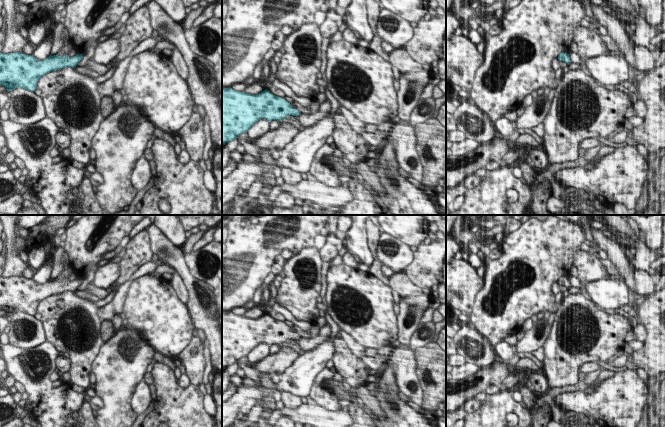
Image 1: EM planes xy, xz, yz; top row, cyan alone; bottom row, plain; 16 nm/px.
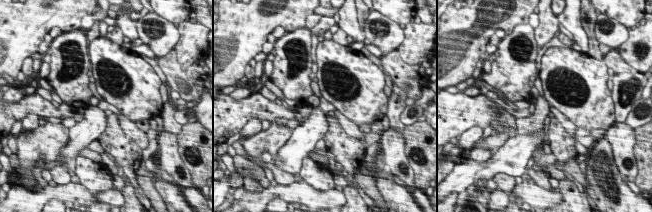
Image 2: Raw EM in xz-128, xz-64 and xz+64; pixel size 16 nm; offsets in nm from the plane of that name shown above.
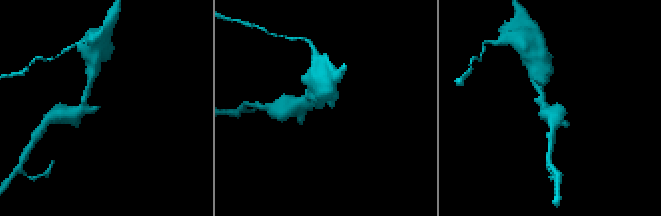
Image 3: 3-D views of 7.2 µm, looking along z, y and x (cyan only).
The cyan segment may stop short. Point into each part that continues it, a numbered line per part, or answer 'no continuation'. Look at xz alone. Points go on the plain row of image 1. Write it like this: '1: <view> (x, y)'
no continuation

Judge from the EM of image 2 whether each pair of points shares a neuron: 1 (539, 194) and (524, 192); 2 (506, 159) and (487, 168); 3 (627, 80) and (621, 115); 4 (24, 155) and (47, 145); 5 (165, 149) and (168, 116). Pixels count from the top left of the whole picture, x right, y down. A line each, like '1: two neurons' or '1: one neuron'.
1: one neuron
2: one neuron
3: one neuron
4: one neuron
5: two neurons

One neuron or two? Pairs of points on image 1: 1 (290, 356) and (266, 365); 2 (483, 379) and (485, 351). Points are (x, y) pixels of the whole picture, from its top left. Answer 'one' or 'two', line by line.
1: one
2: two

